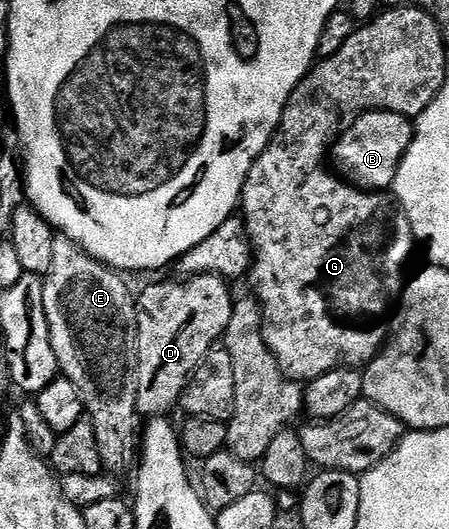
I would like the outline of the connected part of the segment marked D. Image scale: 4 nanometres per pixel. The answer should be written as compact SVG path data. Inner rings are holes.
M204 273L198 277L185 277L181 281L161 281L158 285L149 285L141 294L135 297L135 356L137 358L137 411L142 418L157 419L168 411L172 405L176 406L181 399L181 393L189 385L189 379L195 370L201 366L201 360L204 359L209 350L214 348L224 338L227 323L231 323L231 315L235 304L235 297L229 294L226 278L217 277L213 273Z

